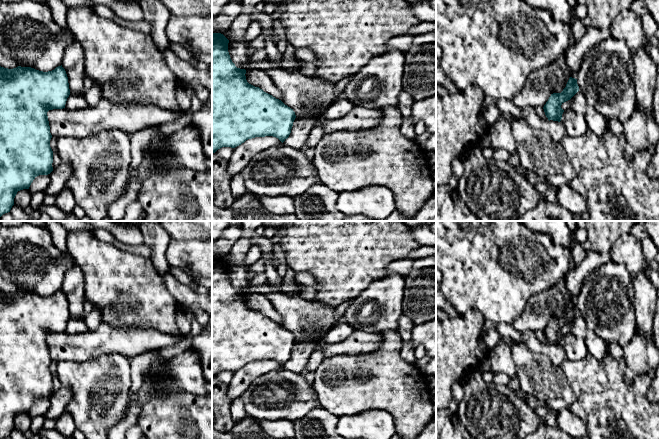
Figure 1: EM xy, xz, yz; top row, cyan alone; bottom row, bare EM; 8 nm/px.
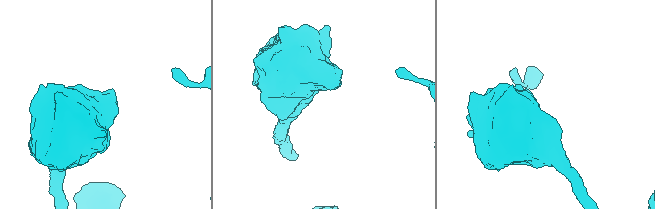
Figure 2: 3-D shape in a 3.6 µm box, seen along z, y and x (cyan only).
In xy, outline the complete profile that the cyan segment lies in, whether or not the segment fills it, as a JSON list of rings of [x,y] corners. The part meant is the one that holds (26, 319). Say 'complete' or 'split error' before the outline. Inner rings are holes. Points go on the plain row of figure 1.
complete; [[[62,289],[48,296],[0,290],[0,439],[10,436],[18,415],[29,413],[37,400],[53,395],[47,336],[65,332],[69,319],[68,301]]]

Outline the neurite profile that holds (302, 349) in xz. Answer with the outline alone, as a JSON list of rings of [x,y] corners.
[[[305,335],[299,341],[296,341],[291,357],[283,366],[284,370],[303,373],[308,363],[311,353],[318,348],[320,339],[315,335]]]

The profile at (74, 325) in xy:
[[[71,318],[67,322],[65,332],[68,334],[77,334],[87,331],[87,326],[83,319]]]

